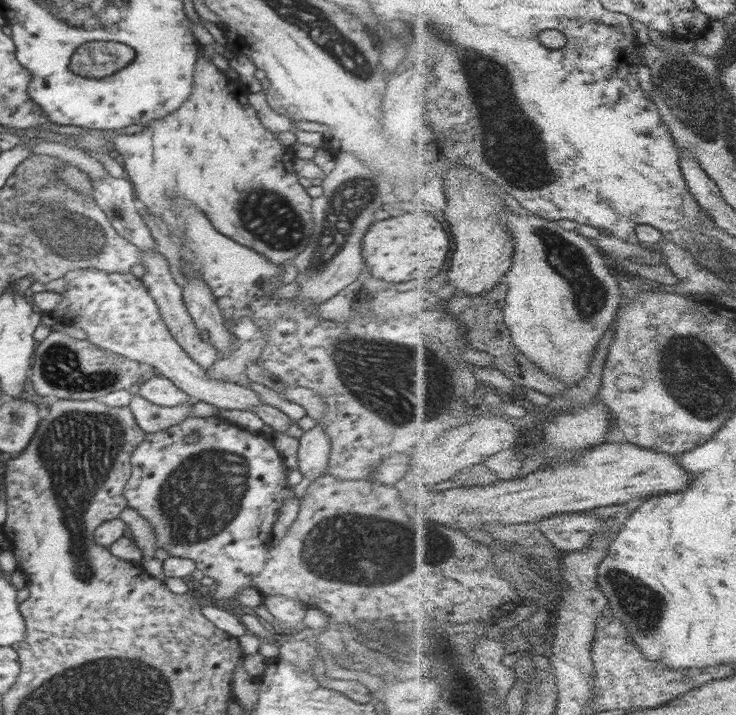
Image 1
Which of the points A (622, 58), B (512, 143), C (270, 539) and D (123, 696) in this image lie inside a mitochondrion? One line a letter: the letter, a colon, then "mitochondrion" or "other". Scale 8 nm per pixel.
A: other
B: mitochondrion
C: other
D: mitochondrion

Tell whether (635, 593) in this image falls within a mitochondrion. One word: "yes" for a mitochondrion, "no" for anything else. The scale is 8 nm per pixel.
yes

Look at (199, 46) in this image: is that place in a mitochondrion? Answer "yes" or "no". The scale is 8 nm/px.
no

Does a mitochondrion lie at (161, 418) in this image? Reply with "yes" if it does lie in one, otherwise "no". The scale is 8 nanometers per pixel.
no

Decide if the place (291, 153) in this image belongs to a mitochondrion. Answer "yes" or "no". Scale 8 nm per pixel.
no

